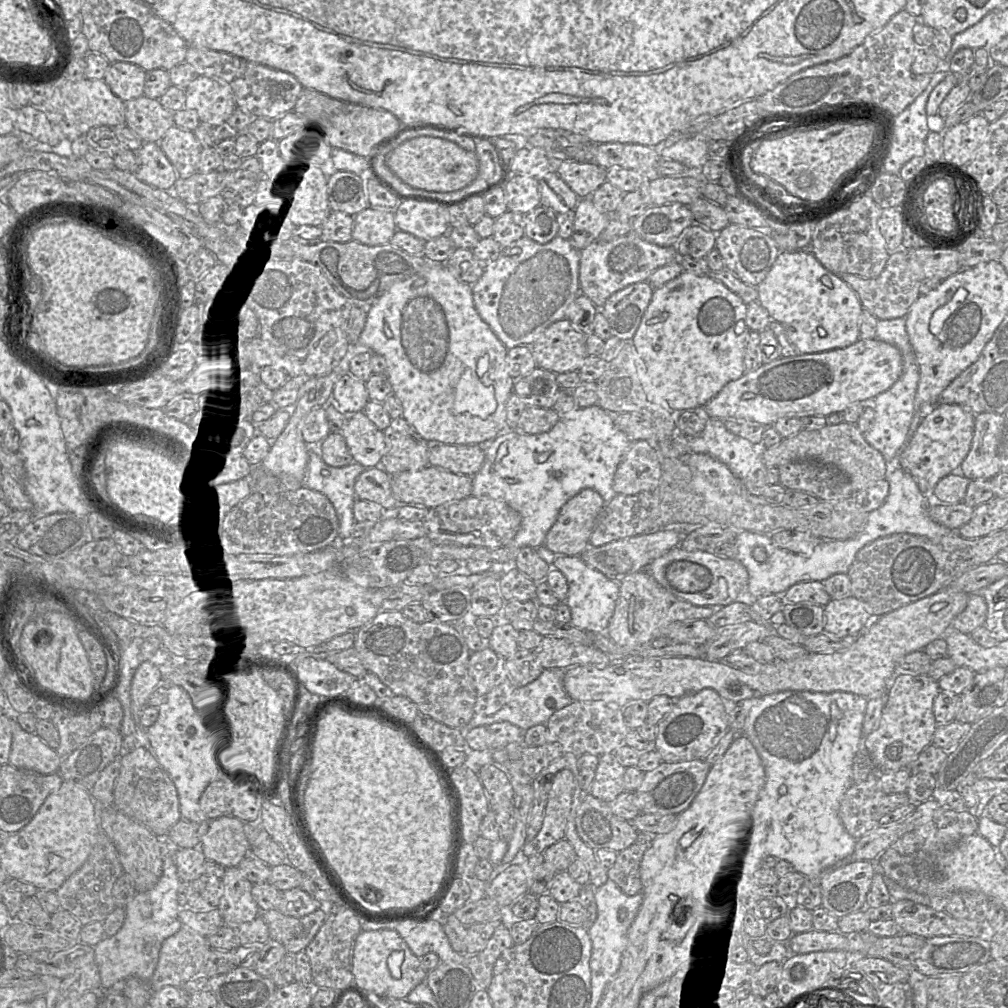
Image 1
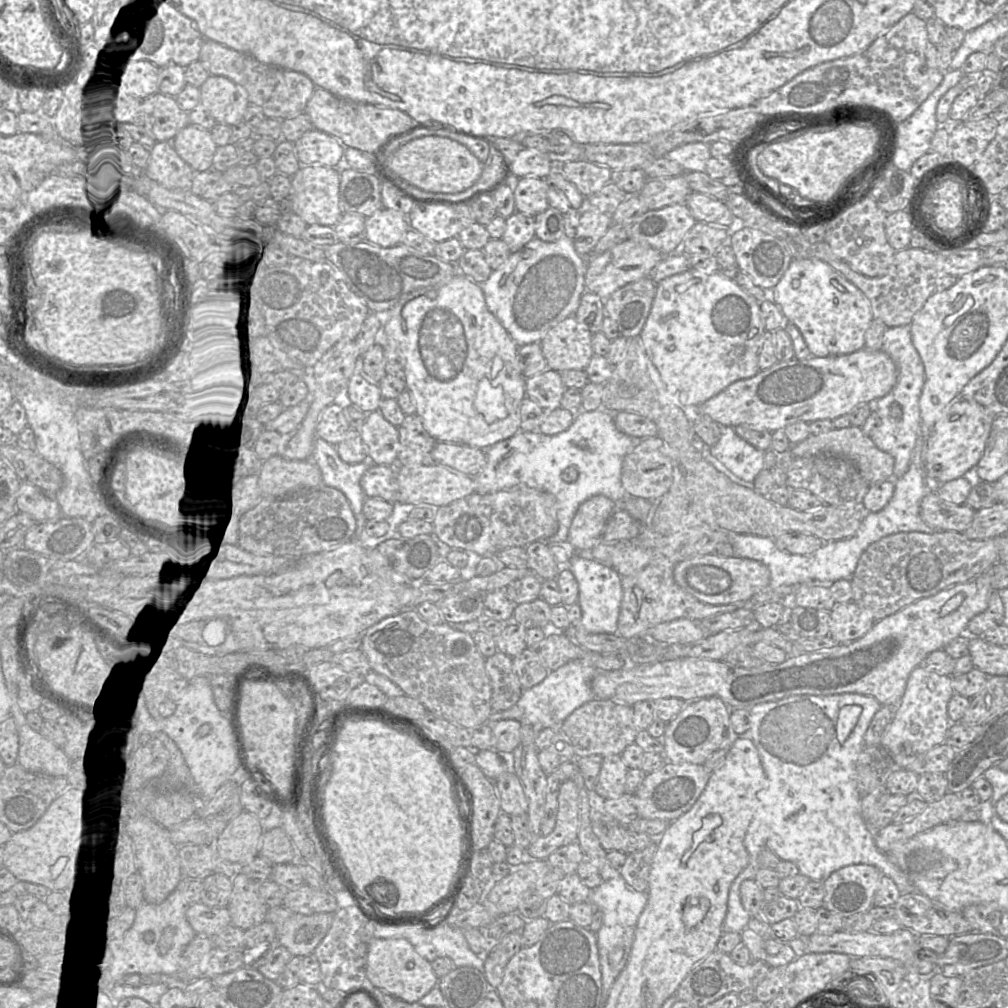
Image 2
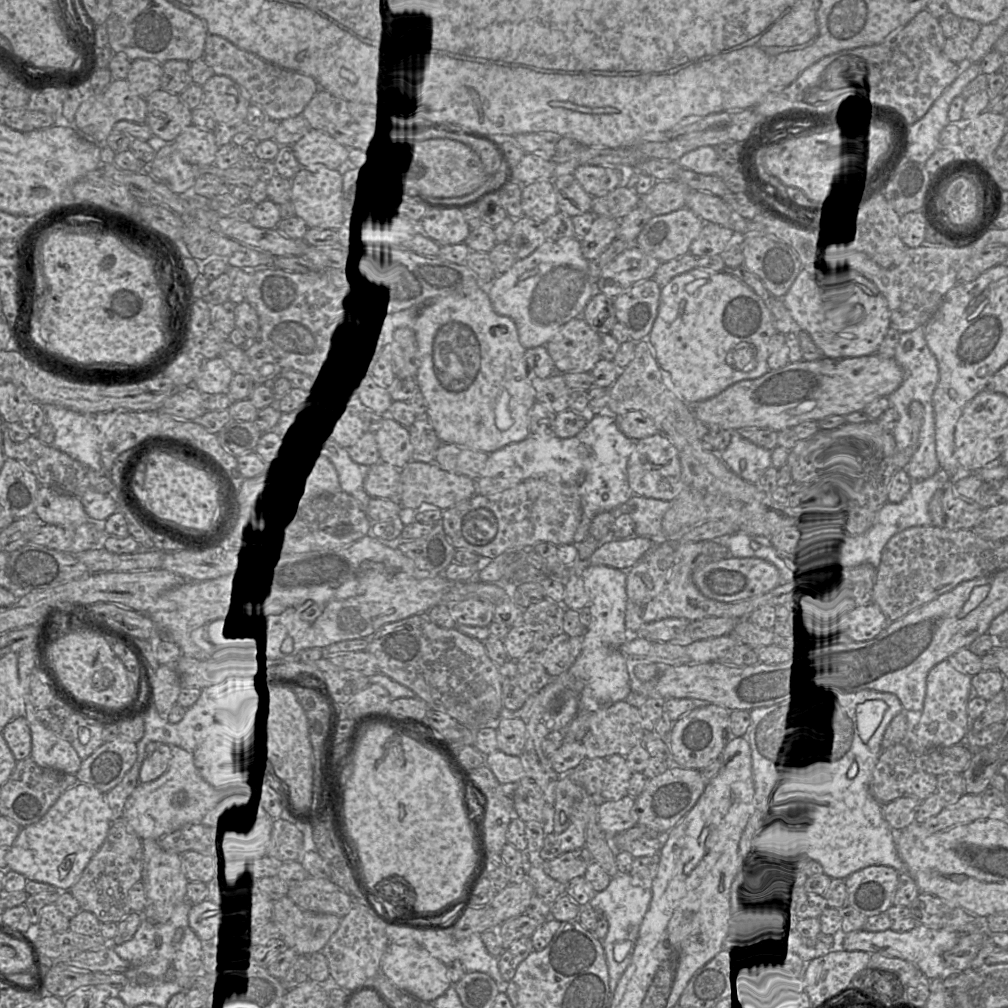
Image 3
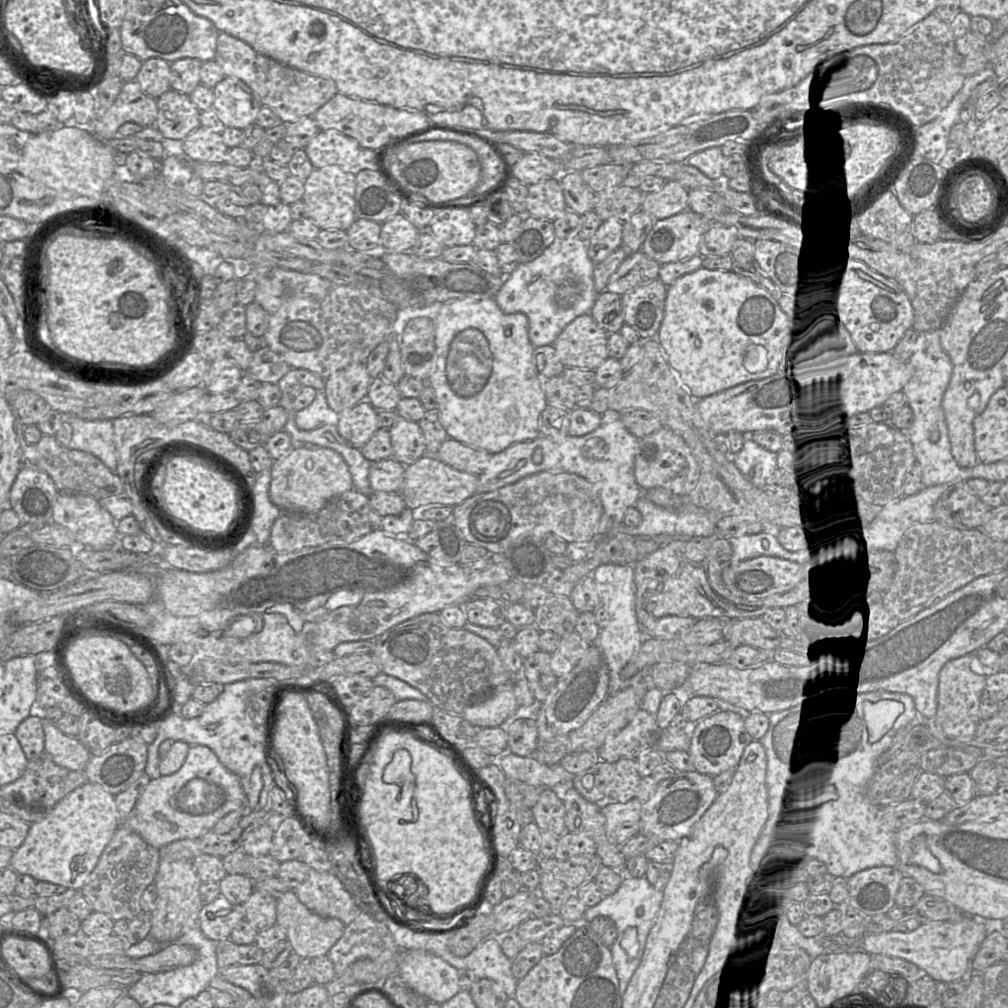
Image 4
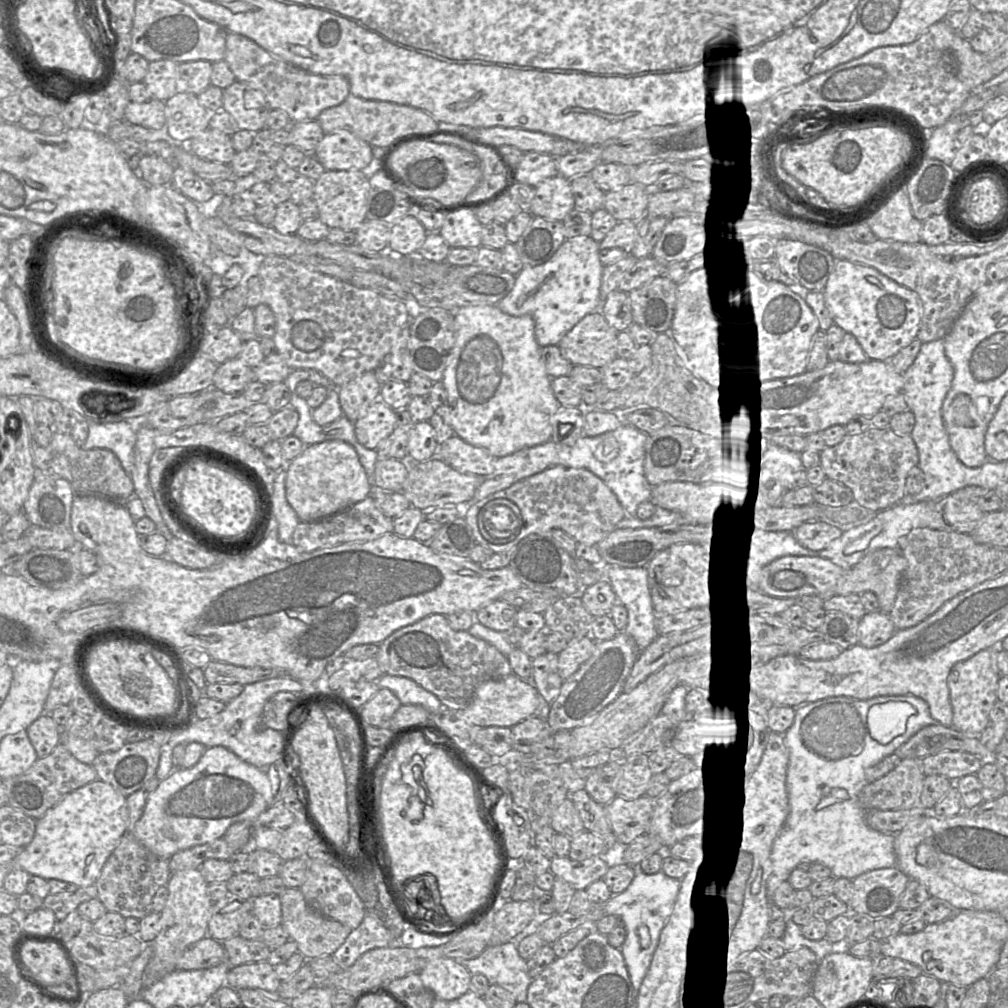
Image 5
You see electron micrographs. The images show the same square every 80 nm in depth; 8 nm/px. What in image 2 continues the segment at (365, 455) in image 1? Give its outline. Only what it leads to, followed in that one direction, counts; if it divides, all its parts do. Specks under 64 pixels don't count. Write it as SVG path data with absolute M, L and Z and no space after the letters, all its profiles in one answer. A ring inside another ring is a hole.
M380 412L366 414L358 433L367 448L370 464L393 467L397 465L398 427L388 422Z

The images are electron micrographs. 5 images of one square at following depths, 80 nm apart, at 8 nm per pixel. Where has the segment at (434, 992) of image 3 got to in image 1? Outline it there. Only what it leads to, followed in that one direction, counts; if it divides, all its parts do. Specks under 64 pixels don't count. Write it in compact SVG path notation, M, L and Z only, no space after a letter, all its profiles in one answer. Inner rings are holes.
M363 930L356 938L352 956L354 984L367 992L397 999L409 993L426 979L428 972L401 936L392 930Z

